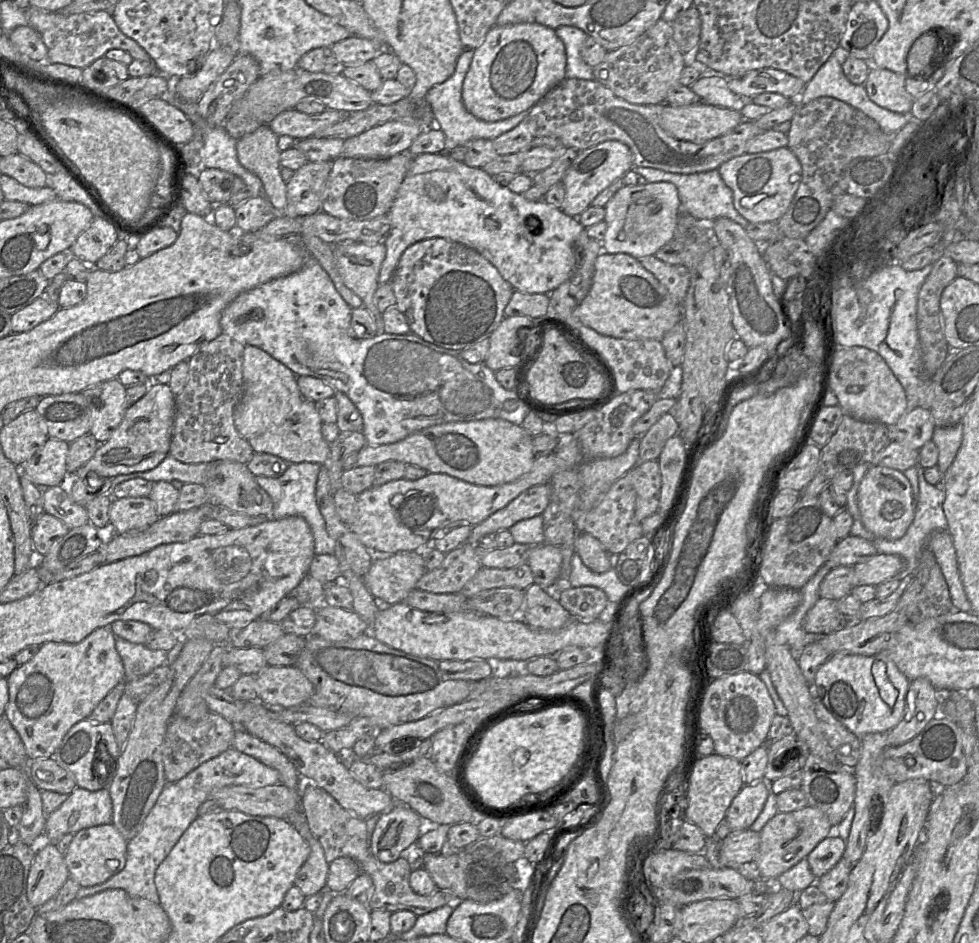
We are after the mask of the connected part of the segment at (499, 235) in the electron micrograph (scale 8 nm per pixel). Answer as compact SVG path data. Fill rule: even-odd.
M424 153L413 156L387 215L390 230L383 243L385 258L378 281L391 281L402 253L410 245L425 239L441 237L476 250L486 258L514 290L528 294L549 294L572 274L576 257L574 243L585 229L577 218L542 201L529 201L496 182L482 168L469 167L446 153Z

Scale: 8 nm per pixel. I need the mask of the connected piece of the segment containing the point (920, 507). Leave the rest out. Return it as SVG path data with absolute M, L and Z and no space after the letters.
M859 464L852 469L854 480L852 487L846 493L847 502L845 505L845 508L853 517L853 525L851 527L850 535L871 541L880 554L893 554L900 556L903 560L903 569L898 576L906 576L909 573L914 572L917 568L923 550L928 547L930 534L935 530L947 530L947 520L943 511L945 493L941 485L930 485L925 481L923 473L917 473L919 496L915 505L914 519L906 533L901 538L895 540L876 537L864 527L861 521L857 497L860 482L870 466L871 464Z

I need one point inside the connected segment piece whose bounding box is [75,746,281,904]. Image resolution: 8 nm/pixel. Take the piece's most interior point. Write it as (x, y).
(176, 808)

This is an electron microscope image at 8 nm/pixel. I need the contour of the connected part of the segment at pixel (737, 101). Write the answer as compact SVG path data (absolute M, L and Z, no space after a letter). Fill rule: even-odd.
M717 76L700 77L689 87L700 97L703 103L712 106L729 108L740 112L746 101L748 101L734 94L729 89L727 81Z

